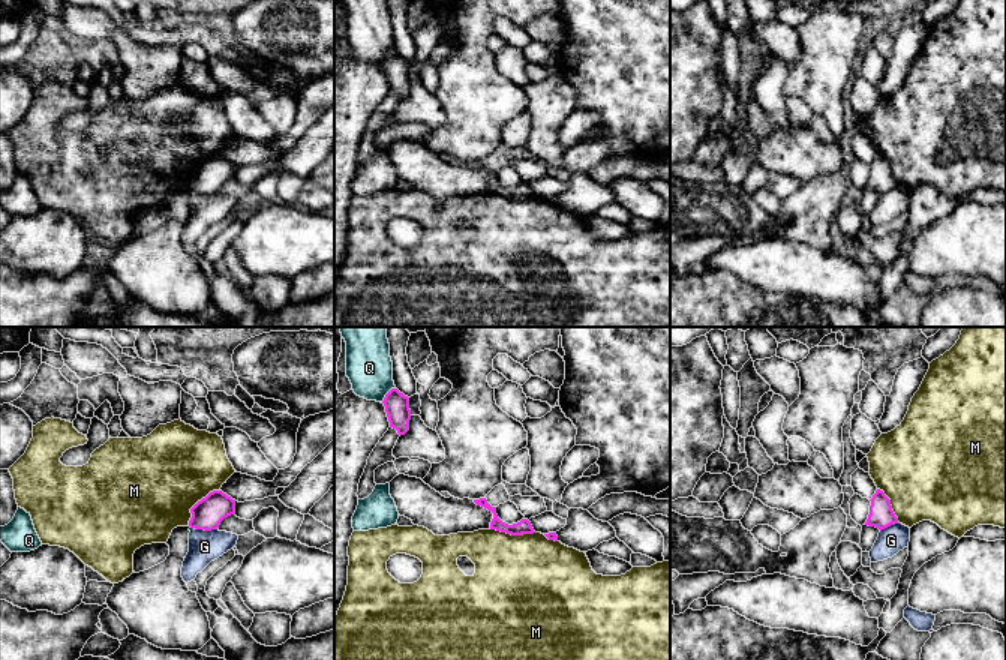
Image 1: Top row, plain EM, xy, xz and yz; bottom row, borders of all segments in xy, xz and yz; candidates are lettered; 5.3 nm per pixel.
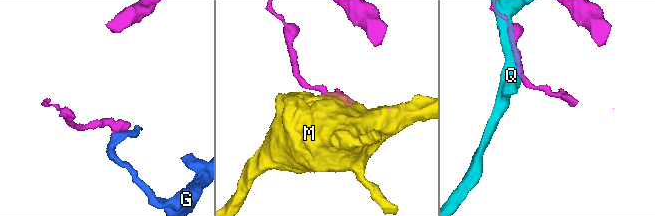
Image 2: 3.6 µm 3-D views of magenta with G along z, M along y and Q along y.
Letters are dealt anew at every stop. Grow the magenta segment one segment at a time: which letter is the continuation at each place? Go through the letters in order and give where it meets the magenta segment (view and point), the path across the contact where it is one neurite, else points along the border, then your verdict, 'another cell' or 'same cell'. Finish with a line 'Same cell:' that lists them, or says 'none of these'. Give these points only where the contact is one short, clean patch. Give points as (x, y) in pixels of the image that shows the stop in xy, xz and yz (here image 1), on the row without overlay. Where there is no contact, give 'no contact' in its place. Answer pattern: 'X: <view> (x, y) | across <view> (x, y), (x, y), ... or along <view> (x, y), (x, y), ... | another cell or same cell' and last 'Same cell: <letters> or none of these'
G: xy (204, 194) | along xy (191, 191), (216, 194) | another cell
M: xy (195, 168) | another cell
Q: xz (386, 59) | another cell
Same cell: none of these

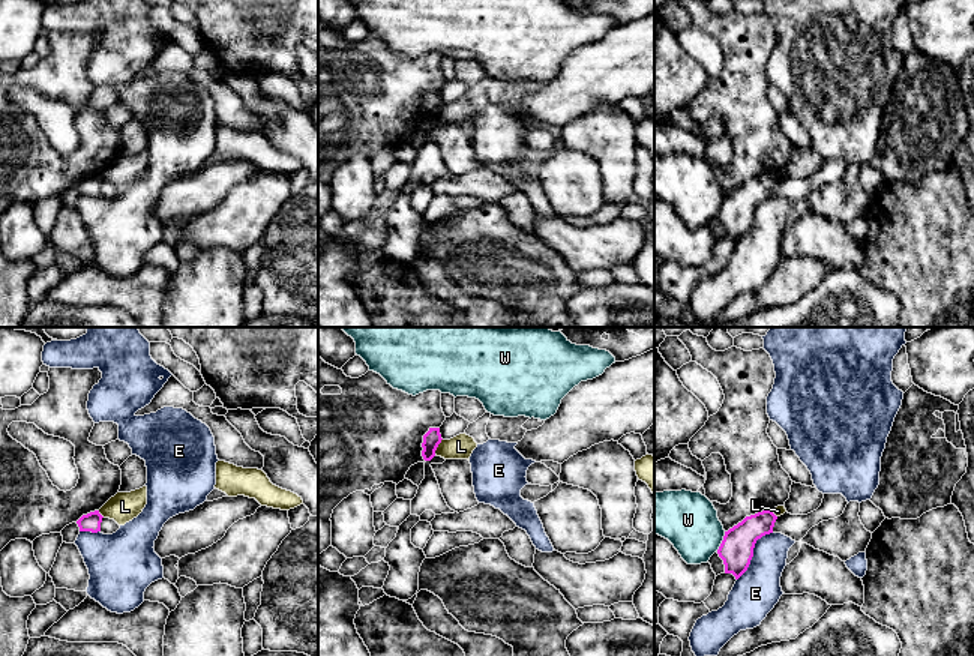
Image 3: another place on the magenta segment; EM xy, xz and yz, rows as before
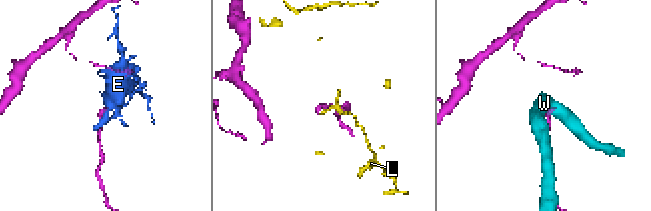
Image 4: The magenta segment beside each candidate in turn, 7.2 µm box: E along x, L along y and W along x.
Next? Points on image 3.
E: yz (752, 216) | another cell
L: xz (437, 110) | along xz (441, 102), (434, 117) | another cell
W: yz (722, 206) | along yz (725, 195), (716, 215) | another cell
Same cell: none of these

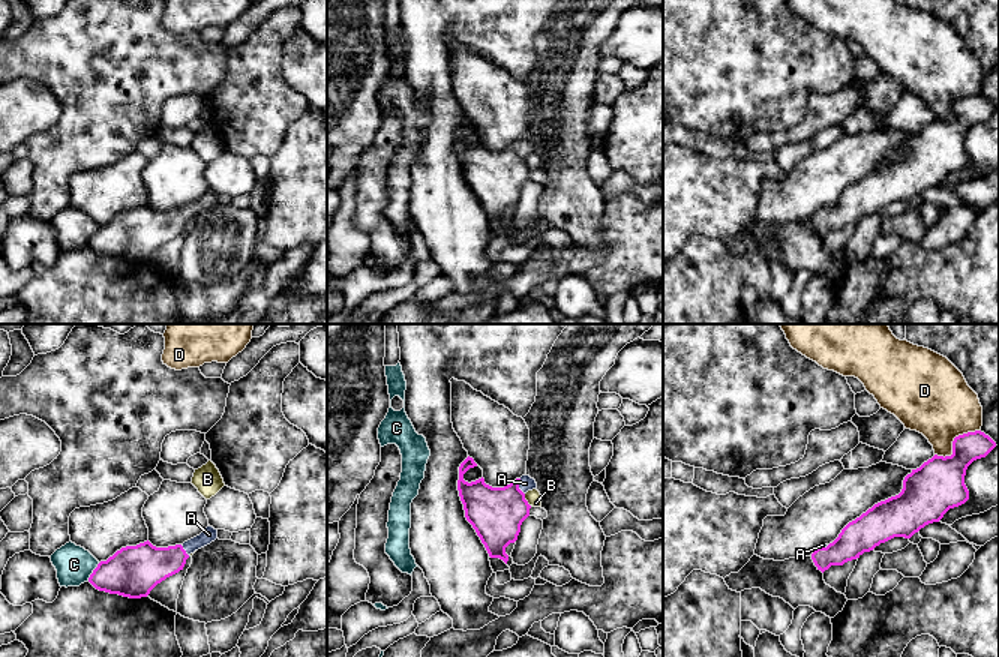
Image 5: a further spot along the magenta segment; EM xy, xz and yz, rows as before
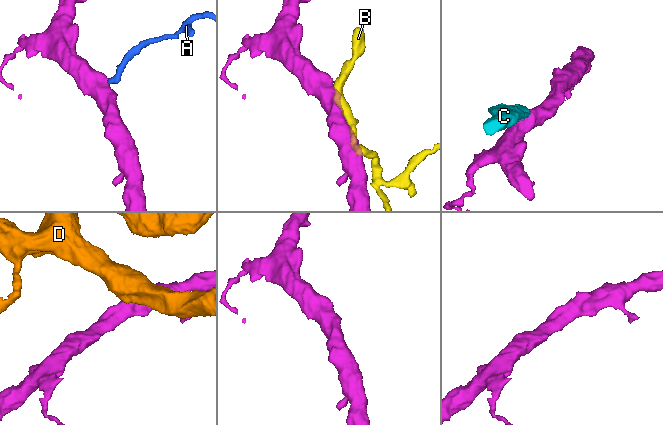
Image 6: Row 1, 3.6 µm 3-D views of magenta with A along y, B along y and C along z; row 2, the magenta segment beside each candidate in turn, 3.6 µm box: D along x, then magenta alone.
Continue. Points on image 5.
A: xz (518, 150) | across xz (497, 177), (510, 164), (518, 150), (525, 147) | same cell
B: xz (525, 164) | another cell
C: xy (93, 236) | another cell
D: yz (953, 105) | along yz (980, 93), (959, 98), (950, 119), (935, 119) | another cell
Same cell: A

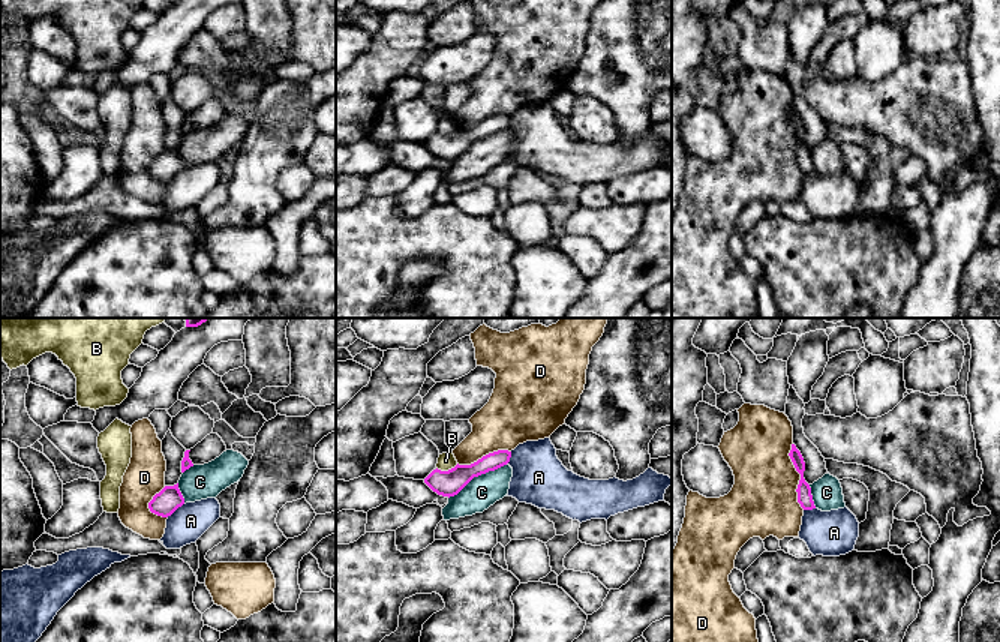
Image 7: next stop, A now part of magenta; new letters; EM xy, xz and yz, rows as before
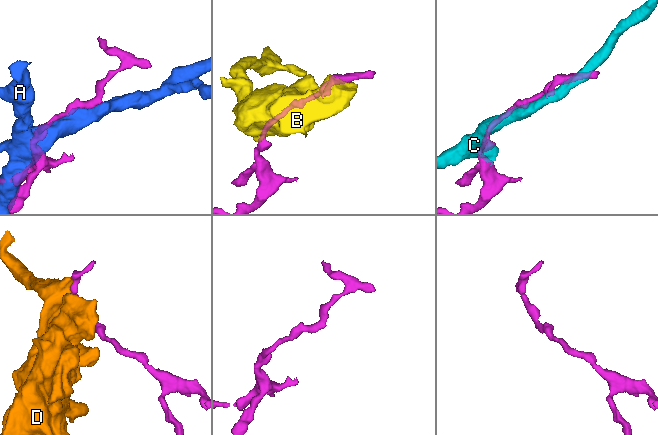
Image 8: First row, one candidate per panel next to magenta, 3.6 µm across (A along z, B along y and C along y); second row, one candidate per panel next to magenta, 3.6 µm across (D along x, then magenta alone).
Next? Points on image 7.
A: xy (174, 174) | another cell
B: xz (449, 134) | along xz (458, 128), (447, 134), (437, 132) | another cell
C: xz (477, 140) | another cell
D: yz (801, 140) | another cell
Same cell: none of these

